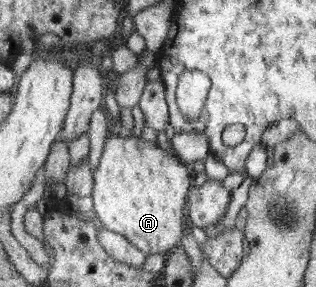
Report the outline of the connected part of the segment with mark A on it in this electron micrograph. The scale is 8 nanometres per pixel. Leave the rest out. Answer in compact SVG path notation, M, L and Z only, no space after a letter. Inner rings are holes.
M111 134L106 140L100 166L94 173L94 190L92 193L93 210L102 226L118 234L123 234L144 254L166 254L182 242L184 236L184 218L186 218L186 200L189 200L190 188L194 187L193 173L175 153L159 148L156 142L130 136L120 137Z

